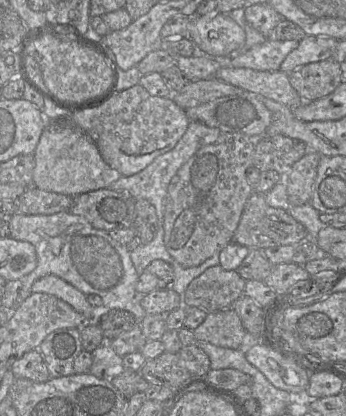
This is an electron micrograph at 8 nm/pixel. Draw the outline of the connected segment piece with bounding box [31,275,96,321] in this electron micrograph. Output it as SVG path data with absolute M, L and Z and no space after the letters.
M47 275L34 282L32 293L45 293L55 296L69 304L88 321L96 321L96 308L87 300L87 296L63 279Z

